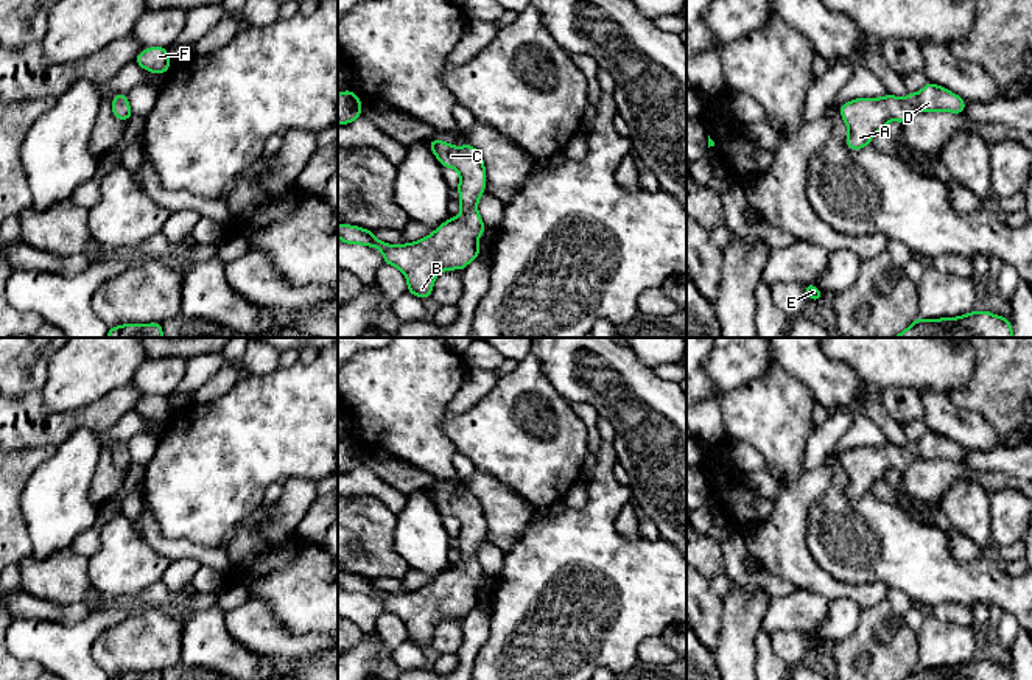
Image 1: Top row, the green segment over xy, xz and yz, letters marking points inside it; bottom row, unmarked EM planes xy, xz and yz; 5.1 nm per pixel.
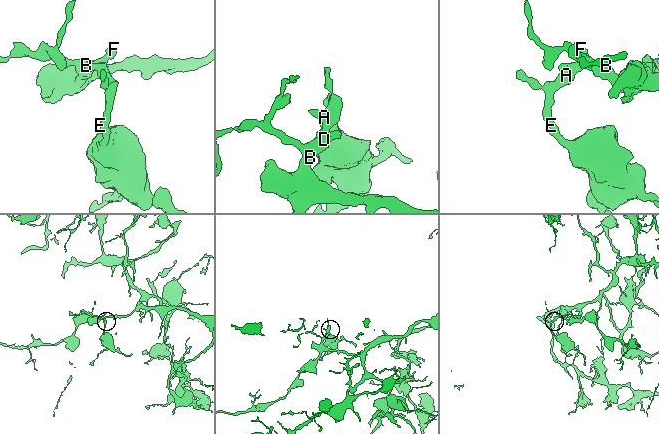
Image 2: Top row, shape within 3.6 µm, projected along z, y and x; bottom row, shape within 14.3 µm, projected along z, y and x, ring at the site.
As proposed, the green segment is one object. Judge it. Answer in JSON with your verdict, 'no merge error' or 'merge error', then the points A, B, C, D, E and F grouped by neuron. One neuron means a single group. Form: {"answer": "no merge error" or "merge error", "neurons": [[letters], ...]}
{"answer": "no merge error", "neurons": [["A", "B", "C", "D", "E", "F"]]}

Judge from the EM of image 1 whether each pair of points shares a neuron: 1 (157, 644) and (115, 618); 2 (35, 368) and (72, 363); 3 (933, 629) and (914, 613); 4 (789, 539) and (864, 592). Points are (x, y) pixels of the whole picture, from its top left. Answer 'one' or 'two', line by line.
1: two
2: two
3: two
4: one

